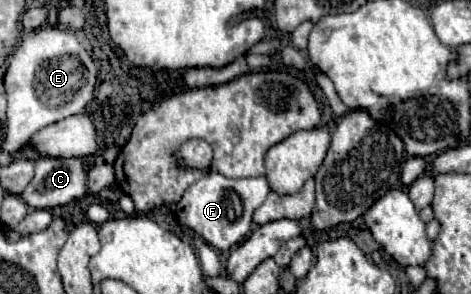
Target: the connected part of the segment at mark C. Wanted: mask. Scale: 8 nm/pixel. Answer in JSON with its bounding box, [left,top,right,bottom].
[21,156,87,208]

